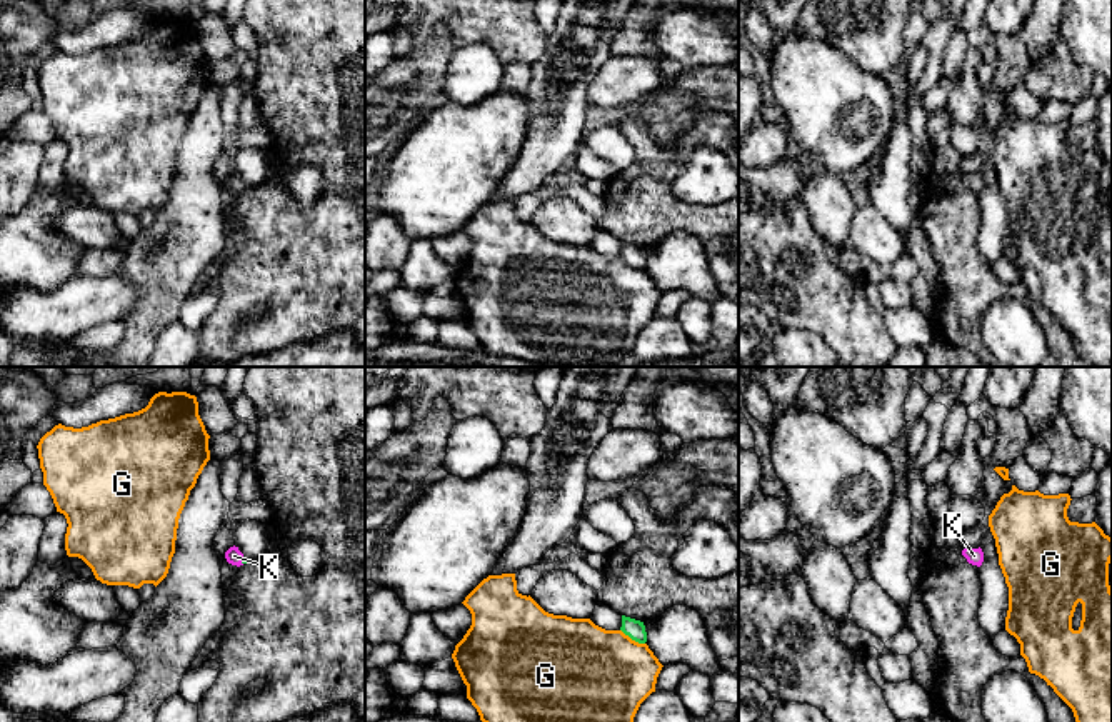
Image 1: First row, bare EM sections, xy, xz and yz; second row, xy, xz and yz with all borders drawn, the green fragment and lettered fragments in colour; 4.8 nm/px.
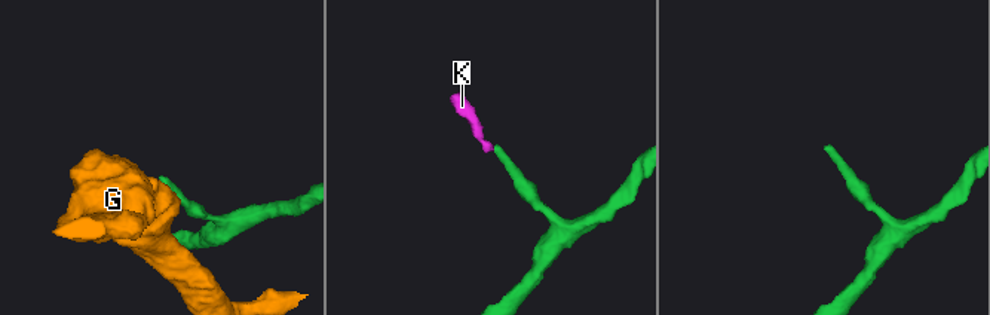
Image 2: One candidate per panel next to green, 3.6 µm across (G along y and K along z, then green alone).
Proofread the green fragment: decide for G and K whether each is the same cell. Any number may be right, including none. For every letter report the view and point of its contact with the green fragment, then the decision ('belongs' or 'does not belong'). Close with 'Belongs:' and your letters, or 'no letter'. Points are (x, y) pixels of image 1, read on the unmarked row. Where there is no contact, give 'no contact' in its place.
G: meets green in xz at (632, 265); does not belong
K: meets green in xy at (242, 187); belongs
Belongs: K

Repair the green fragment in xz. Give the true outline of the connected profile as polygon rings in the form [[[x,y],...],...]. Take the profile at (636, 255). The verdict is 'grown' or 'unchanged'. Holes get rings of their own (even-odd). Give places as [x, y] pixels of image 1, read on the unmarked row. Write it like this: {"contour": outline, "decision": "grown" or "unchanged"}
{"contour": [[[622,242],[620,257],[625,262],[629,262],[632,267],[639,268],[639,270],[645,270],[647,268],[645,252],[640,247],[635,247],[635,245]]], "decision": "unchanged"}

